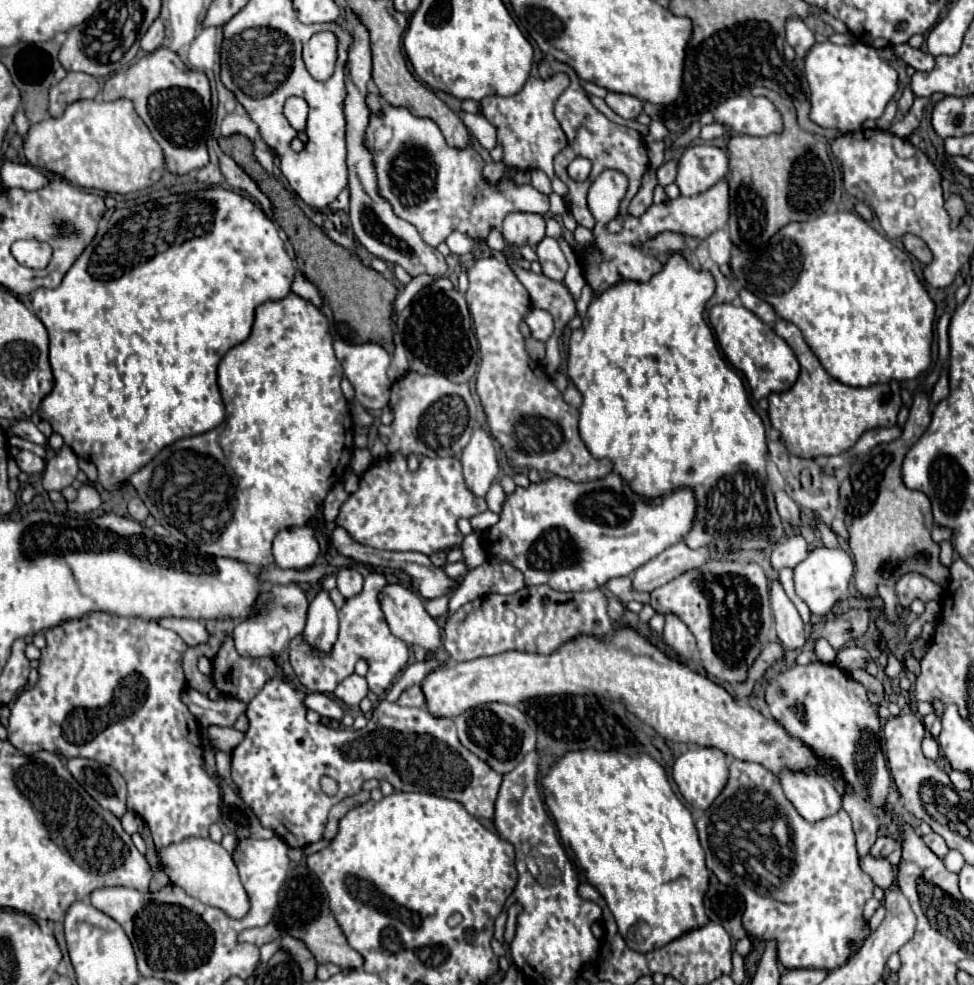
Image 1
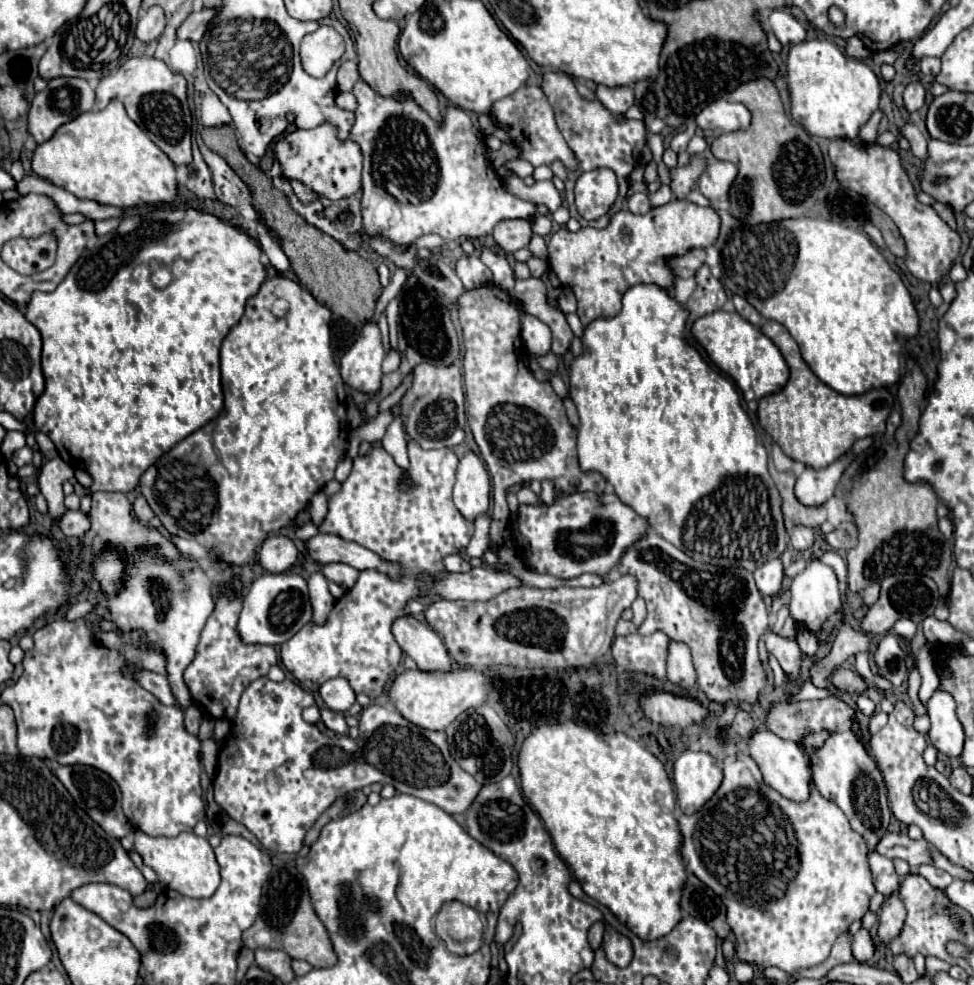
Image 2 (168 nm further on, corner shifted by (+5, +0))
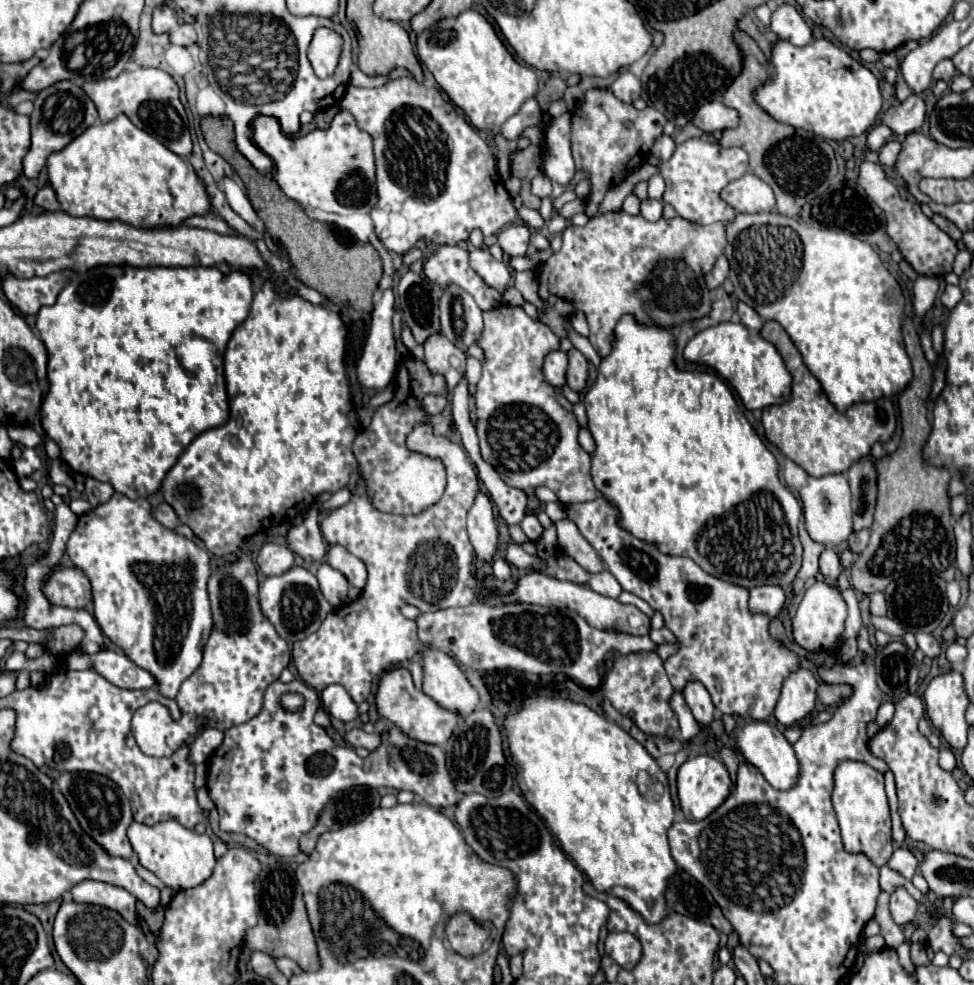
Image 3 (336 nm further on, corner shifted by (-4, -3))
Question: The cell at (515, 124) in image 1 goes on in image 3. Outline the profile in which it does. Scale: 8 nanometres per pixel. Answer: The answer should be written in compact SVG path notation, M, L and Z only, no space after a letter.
M566 112L551 122L544 132L544 174L564 186L576 172L571 151L571 120L572 114Z

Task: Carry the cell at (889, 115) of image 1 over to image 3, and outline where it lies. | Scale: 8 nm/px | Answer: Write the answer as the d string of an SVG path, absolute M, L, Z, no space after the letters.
M942 60L942 62L934 68L934 78L936 78L936 80L950 82L954 76L956 76L956 70L954 70L952 60Z

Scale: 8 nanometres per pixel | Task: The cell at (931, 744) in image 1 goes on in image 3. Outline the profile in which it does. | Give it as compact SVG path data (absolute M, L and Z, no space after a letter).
M942 748L942 750L940 750L940 766L942 766L944 770L948 770L948 772L954 770L956 758L954 758L954 754L952 754L950 748Z

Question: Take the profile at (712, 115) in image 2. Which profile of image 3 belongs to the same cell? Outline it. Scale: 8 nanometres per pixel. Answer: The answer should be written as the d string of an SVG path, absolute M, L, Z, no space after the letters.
M712 102L712 104L704 104L704 108L700 108L692 120L698 128L702 128L704 132L712 134L716 130L726 130L726 128L736 128L740 124L740 116L734 108L728 108L722 102Z

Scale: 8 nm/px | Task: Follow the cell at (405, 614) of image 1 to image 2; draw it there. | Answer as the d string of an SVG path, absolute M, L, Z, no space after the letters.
M413 615L401 617L393 625L393 635L407 657L411 657L419 671L451 671L453 663L441 637Z

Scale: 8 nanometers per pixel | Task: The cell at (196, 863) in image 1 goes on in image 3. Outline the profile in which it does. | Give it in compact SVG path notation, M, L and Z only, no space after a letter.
M168 820L152 828L132 822L132 826L128 828L128 838L134 852L140 858L140 864L148 868L150 872L154 872L172 890L196 888L202 882L206 882L214 872L216 858L214 858L214 846L212 846L210 836L196 834L194 830L188 830L176 824L176 820Z

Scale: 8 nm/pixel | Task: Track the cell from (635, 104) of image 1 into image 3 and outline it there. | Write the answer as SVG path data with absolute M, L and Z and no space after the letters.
M624 70L624 72L620 72L618 78L612 82L610 90L612 90L612 94L614 94L618 100L622 100L622 102L626 102L626 104L632 104L634 100L640 98L640 80L638 80L632 72Z

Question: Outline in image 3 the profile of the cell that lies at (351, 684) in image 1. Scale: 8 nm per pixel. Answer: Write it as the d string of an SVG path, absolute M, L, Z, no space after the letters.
M332 684L322 692L322 708L342 720L342 722L352 722L358 718L358 704L352 700L352 696L348 694L348 690L340 684Z

